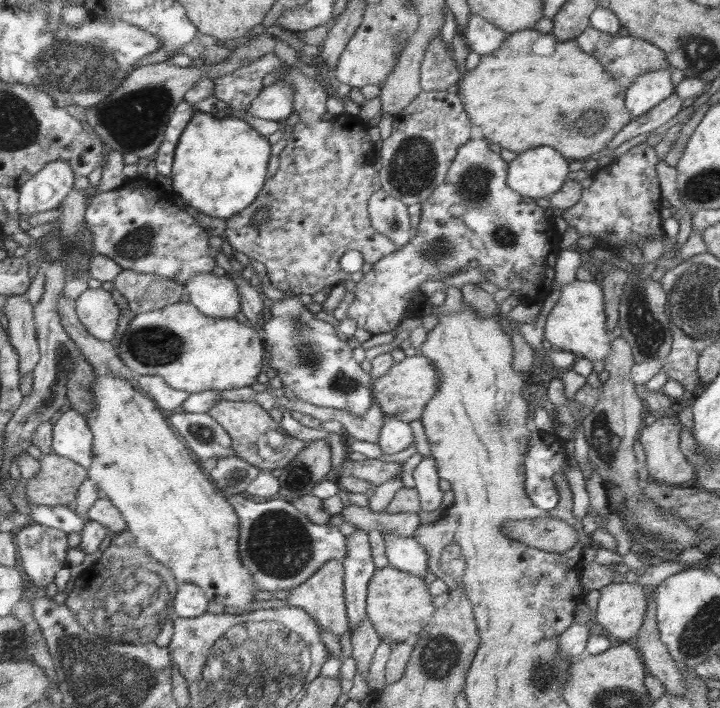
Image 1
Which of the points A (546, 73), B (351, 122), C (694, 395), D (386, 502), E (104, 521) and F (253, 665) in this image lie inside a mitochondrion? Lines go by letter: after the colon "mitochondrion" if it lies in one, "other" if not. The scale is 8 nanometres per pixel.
A: other
B: other
C: other
D: other
E: other
F: mitochondrion

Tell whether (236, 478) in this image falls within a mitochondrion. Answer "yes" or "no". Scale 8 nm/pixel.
no

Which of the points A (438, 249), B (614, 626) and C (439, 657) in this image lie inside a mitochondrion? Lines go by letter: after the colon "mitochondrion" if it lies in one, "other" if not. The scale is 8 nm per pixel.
A: mitochondrion
B: other
C: mitochondrion

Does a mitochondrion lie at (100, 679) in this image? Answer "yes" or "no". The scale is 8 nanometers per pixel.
yes

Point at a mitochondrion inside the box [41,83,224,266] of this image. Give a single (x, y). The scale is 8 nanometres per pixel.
(142, 243)

